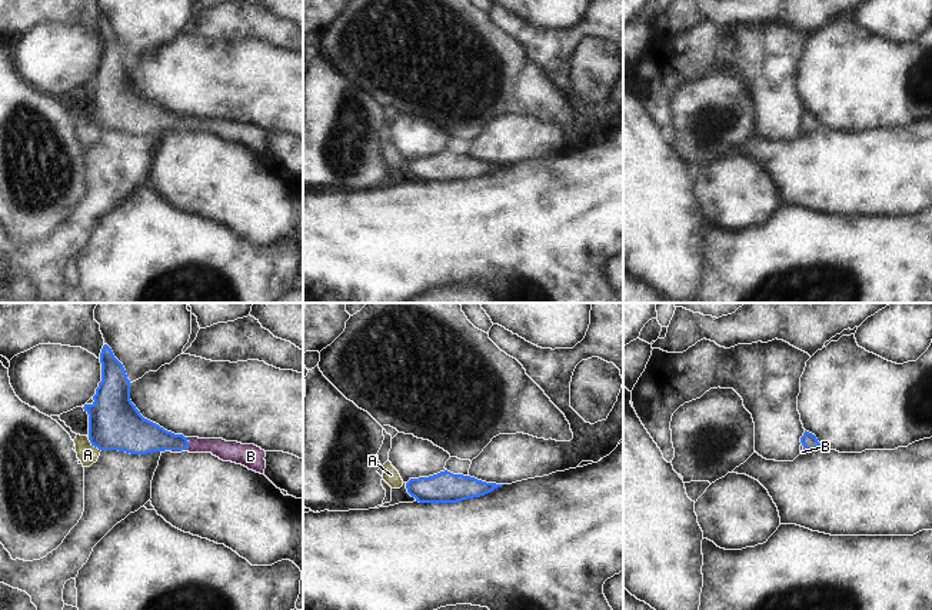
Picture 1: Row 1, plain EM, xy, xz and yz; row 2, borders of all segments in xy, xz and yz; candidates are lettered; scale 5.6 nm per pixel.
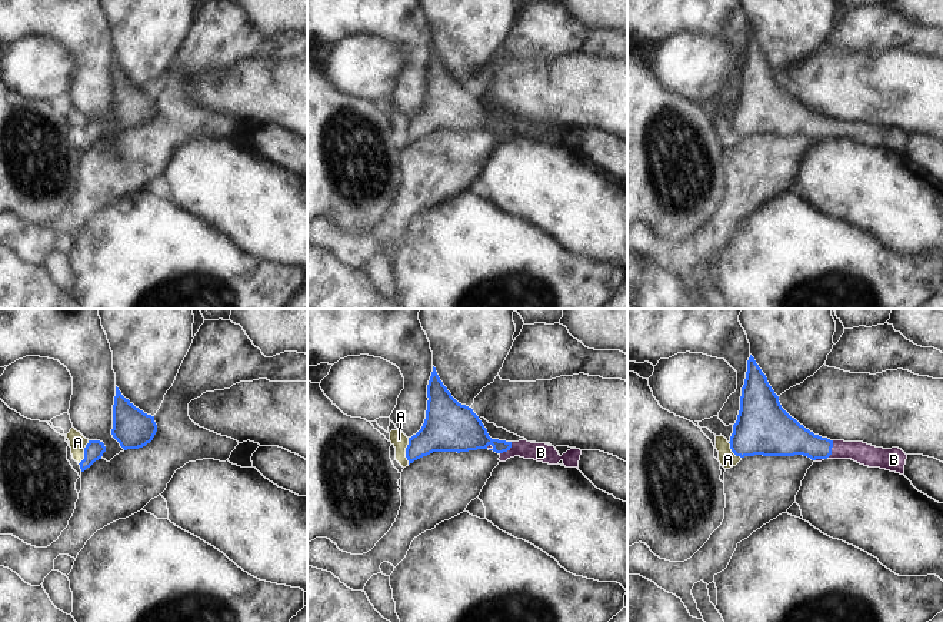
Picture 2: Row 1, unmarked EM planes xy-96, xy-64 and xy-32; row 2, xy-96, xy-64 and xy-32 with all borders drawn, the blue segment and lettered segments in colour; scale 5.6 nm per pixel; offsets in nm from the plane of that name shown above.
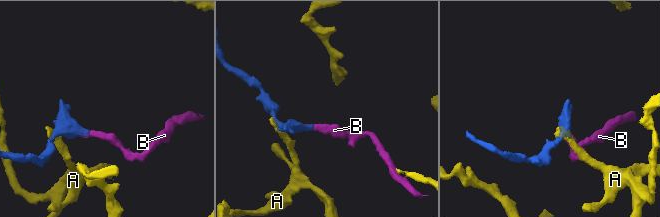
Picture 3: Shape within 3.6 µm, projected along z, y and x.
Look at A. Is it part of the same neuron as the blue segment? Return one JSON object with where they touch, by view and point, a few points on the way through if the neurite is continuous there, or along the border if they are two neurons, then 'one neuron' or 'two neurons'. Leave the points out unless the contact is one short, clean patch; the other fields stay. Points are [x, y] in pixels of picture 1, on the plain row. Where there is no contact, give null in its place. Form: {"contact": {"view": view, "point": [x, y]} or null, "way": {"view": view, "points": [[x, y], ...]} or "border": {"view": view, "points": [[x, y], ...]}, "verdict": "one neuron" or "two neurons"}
{"contact": {"view": "xy", "point": [93, 124]}, "border": {"view": "xy", "points": [[87, 117], [100, 130]]}, "verdict": "two neurons"}

